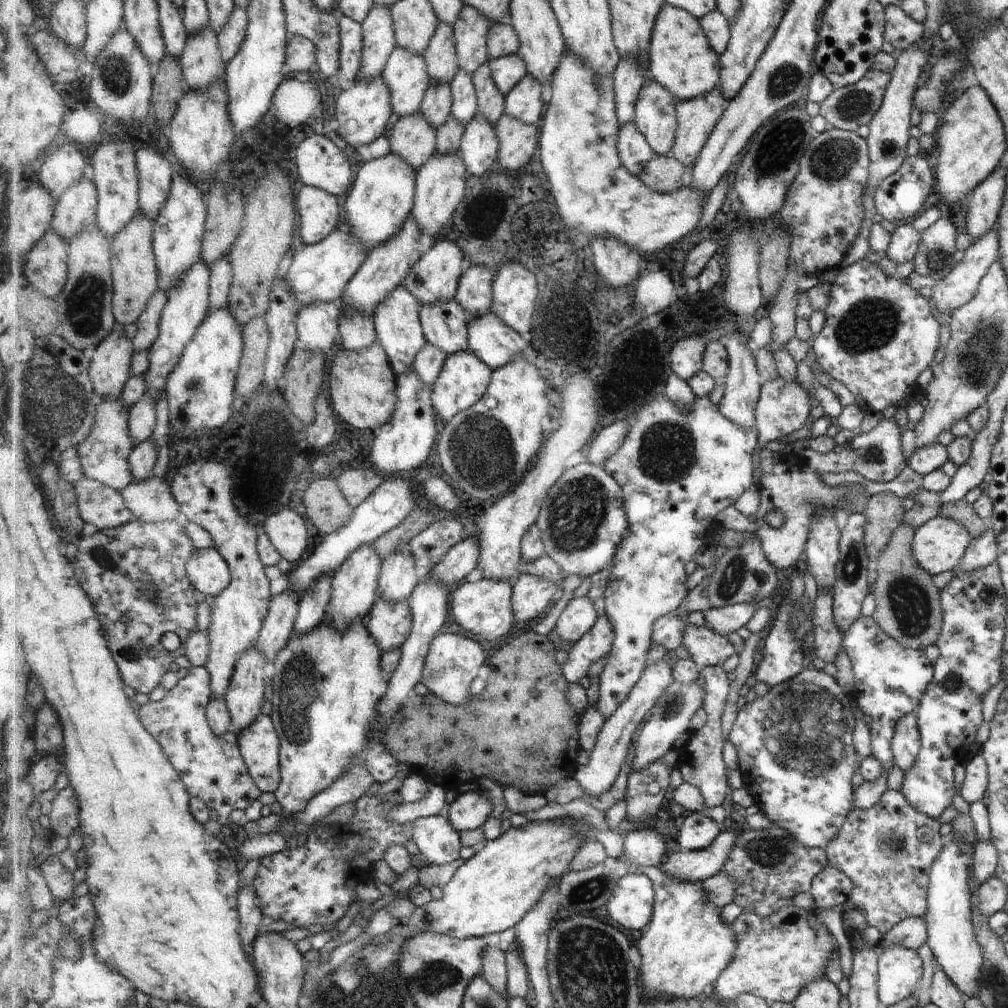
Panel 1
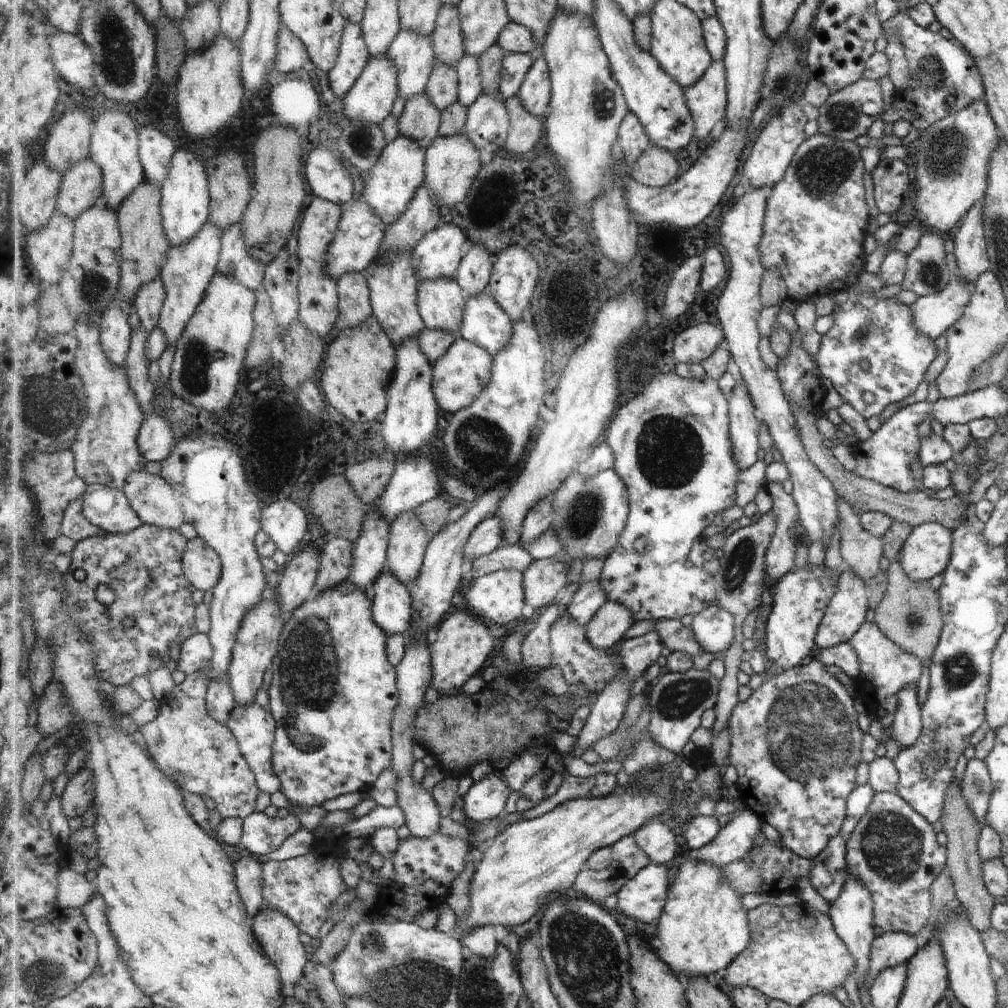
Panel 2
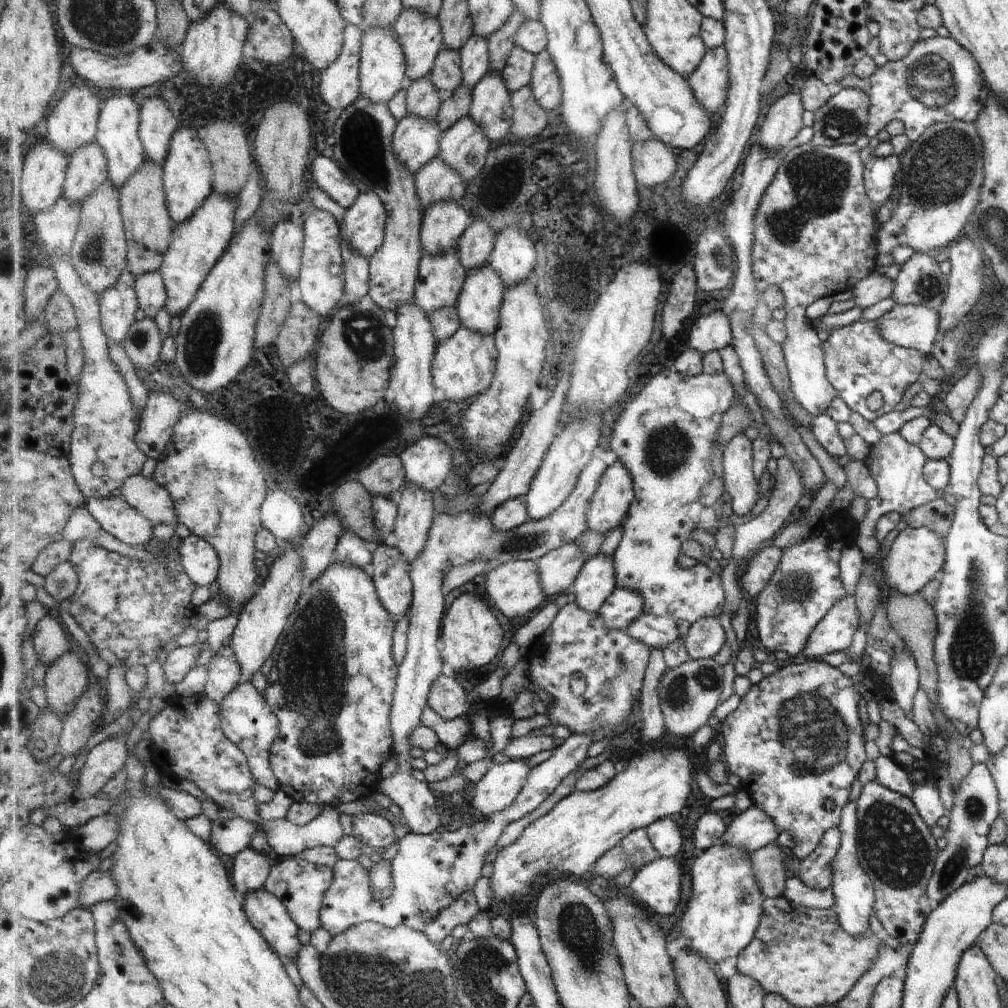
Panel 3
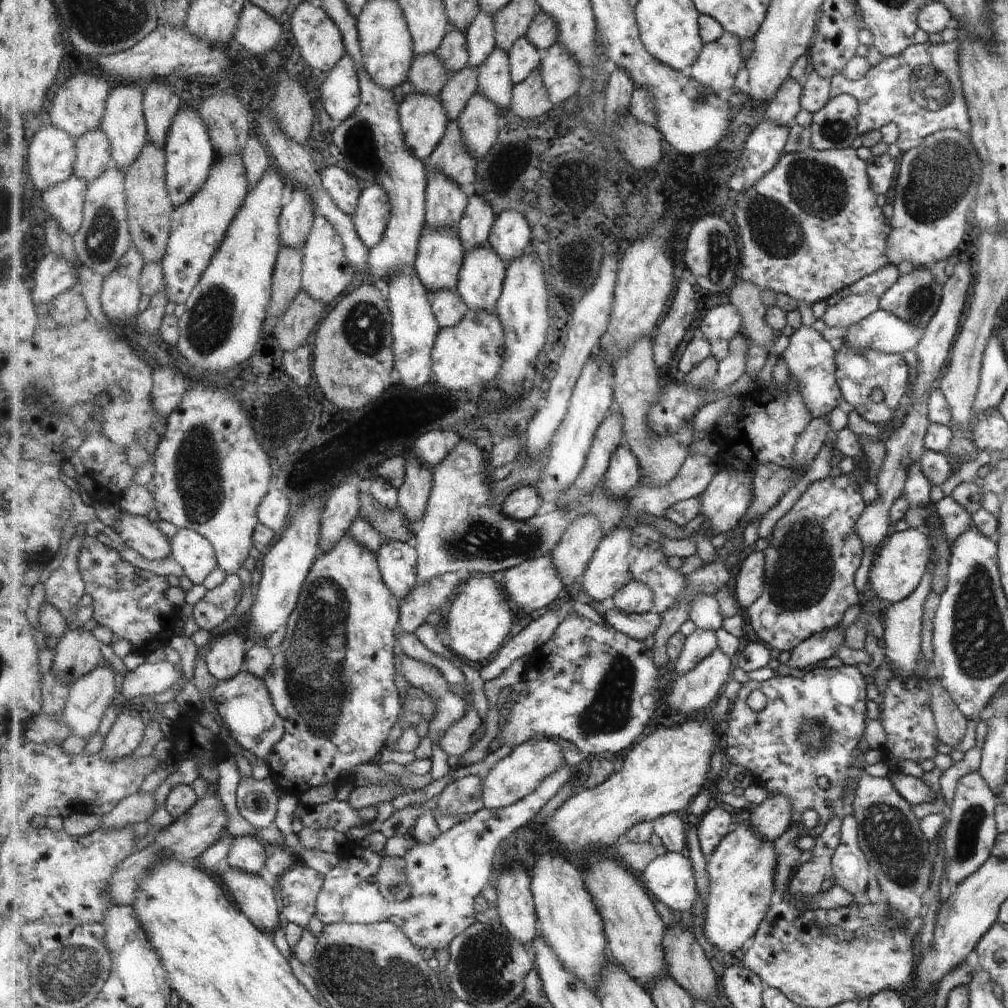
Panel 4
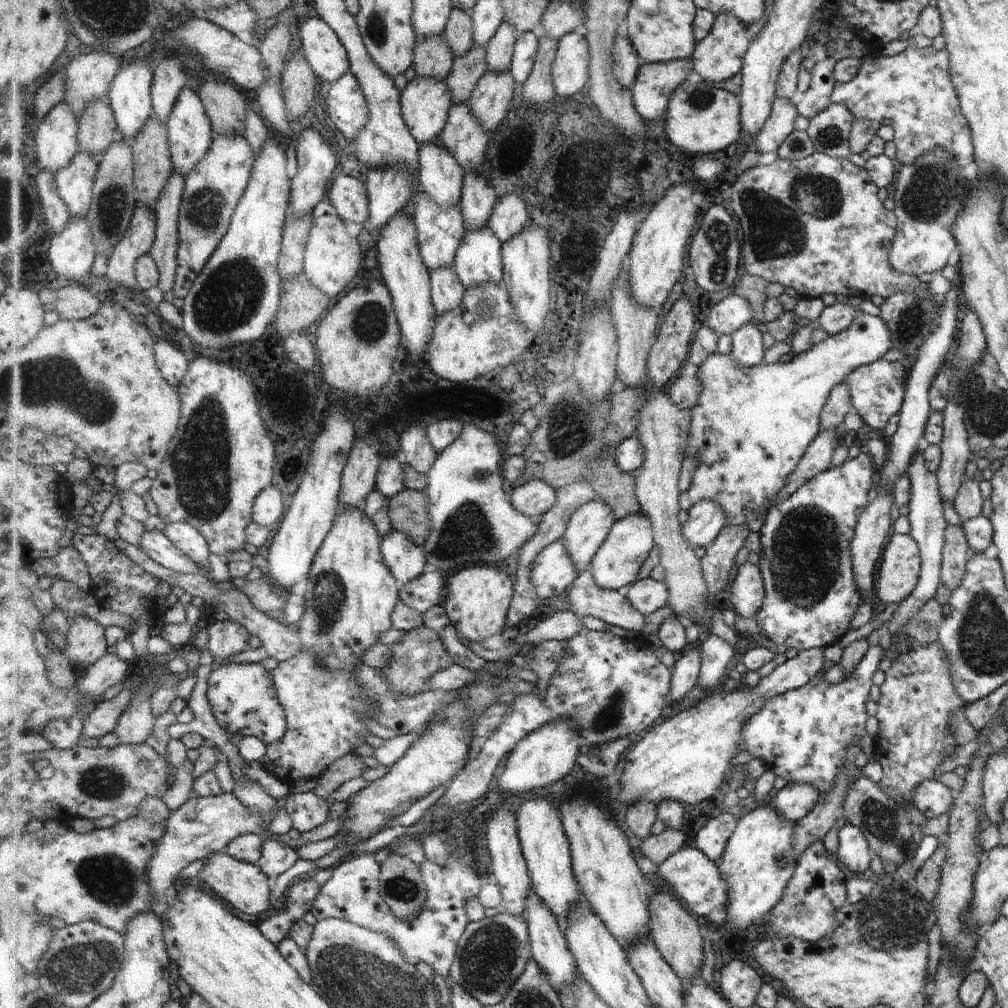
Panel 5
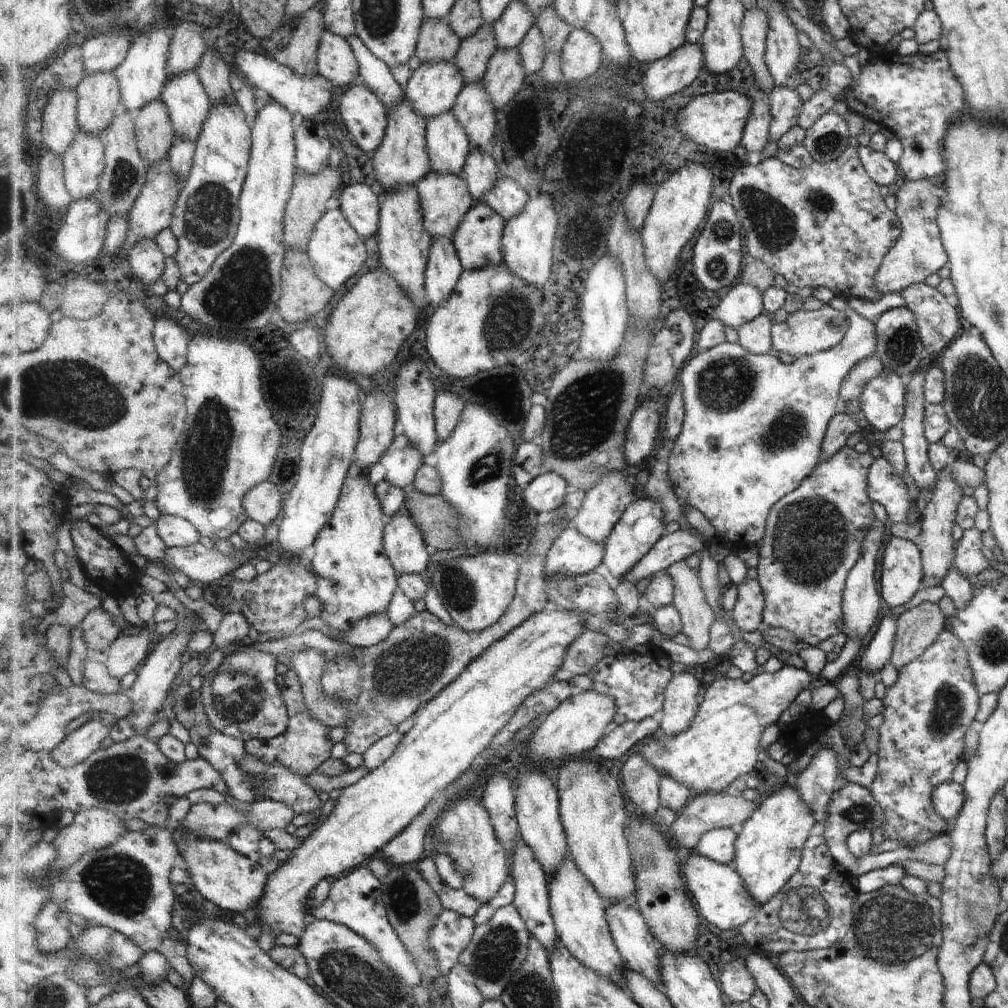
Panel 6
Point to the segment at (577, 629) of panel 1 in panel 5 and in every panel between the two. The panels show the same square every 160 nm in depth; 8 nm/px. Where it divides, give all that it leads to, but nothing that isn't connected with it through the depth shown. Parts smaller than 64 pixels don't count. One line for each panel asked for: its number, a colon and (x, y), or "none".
2: (591, 596)
3: (597, 581)
4: (609, 571)
5: (618, 562)

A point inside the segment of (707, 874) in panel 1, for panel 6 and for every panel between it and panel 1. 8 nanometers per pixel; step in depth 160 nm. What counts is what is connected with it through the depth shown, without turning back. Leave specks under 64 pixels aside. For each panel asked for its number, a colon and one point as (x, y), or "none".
2: (738, 837)
3: (753, 829)
4: (771, 819)
5: (794, 801)
6: (816, 783)

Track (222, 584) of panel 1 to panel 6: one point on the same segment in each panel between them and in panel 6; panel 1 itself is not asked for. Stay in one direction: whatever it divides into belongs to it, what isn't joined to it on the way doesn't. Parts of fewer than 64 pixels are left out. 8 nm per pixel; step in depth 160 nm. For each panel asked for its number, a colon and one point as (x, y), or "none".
2: (203, 567)
3: (200, 560)
4: (197, 556)
5: (191, 542)
6: (175, 531)

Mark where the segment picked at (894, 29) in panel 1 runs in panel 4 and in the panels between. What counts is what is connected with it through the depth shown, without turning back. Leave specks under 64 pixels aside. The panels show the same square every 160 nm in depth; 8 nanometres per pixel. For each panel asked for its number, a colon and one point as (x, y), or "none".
2: (943, 79)
3: (938, 81)
4: (919, 90)

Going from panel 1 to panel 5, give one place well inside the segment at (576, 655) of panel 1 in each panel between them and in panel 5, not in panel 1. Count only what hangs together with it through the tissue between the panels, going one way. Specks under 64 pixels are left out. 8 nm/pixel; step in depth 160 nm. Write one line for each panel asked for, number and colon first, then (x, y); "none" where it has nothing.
2: (608, 627)
3: (625, 605)
4: (636, 598)
5: (647, 596)

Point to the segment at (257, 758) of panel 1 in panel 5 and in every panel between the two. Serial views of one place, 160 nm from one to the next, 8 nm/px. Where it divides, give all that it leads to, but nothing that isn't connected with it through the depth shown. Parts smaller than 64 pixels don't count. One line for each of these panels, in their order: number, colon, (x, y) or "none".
2: (255, 728)
3: (248, 720)
4: (244, 703)
5: (244, 698)

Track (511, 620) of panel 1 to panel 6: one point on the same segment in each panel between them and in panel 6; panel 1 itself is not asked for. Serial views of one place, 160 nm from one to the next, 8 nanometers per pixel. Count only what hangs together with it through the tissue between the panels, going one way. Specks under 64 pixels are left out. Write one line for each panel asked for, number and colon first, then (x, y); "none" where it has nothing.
2: (498, 598)
3: (515, 588)
4: (534, 584)
5: (554, 571)
6: (572, 553)

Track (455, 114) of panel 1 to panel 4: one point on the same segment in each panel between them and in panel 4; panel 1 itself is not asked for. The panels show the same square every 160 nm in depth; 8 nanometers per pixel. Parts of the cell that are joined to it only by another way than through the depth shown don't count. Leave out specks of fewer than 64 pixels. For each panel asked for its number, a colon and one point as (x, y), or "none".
2: (469, 71)
3: (476, 60)
4: (481, 38)

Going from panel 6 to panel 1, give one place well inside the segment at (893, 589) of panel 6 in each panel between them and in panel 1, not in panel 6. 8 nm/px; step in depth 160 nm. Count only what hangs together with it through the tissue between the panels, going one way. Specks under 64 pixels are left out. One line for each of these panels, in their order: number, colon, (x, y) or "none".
1: (937, 545)
2: (924, 554)
3: (915, 556)
4: (899, 565)
5: (897, 572)

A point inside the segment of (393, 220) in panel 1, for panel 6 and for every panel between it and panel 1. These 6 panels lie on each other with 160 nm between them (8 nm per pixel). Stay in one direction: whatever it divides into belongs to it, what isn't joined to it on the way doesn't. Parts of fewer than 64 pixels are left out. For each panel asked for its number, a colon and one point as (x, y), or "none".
2: (401, 171)
3: (416, 141)
4: (424, 121)
5: (426, 103)
6: (434, 88)

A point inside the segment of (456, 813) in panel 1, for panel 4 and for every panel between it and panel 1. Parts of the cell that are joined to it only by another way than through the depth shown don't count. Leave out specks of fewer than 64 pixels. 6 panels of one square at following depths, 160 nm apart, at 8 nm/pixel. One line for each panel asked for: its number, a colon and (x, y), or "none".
2: (486, 799)
3: (499, 788)
4: (514, 777)

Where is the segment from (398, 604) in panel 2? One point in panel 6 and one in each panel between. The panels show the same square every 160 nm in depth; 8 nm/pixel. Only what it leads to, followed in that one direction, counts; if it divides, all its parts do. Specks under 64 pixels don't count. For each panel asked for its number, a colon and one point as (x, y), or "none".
3: (391, 570)
4: (398, 561)
5: (406, 560)
6: (407, 550)

